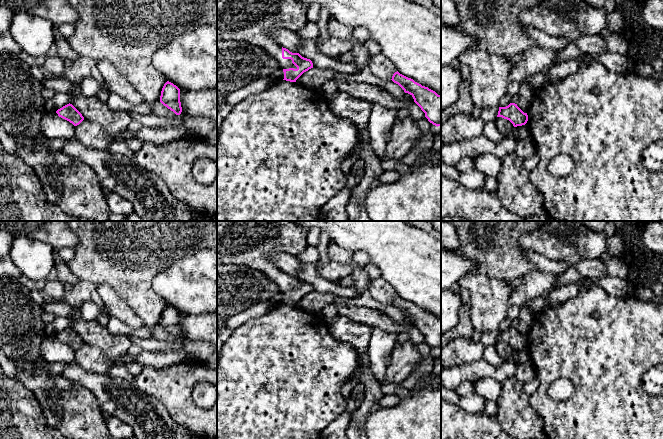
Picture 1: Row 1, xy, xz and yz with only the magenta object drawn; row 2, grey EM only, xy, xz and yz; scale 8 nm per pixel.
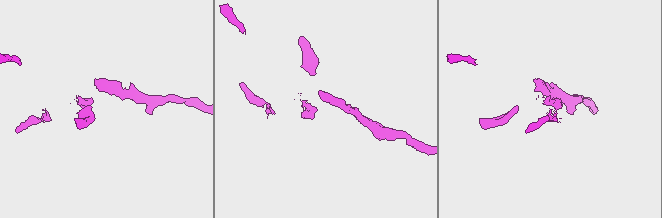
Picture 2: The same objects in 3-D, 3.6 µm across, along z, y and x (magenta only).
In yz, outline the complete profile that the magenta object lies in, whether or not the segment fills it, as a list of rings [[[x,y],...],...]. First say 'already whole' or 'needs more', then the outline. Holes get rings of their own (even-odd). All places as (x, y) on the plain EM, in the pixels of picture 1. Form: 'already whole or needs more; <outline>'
already whole; [[[515,327],[506,331],[499,331],[497,341],[509,344],[514,351],[525,349],[528,345],[527,337],[524,337]]]

